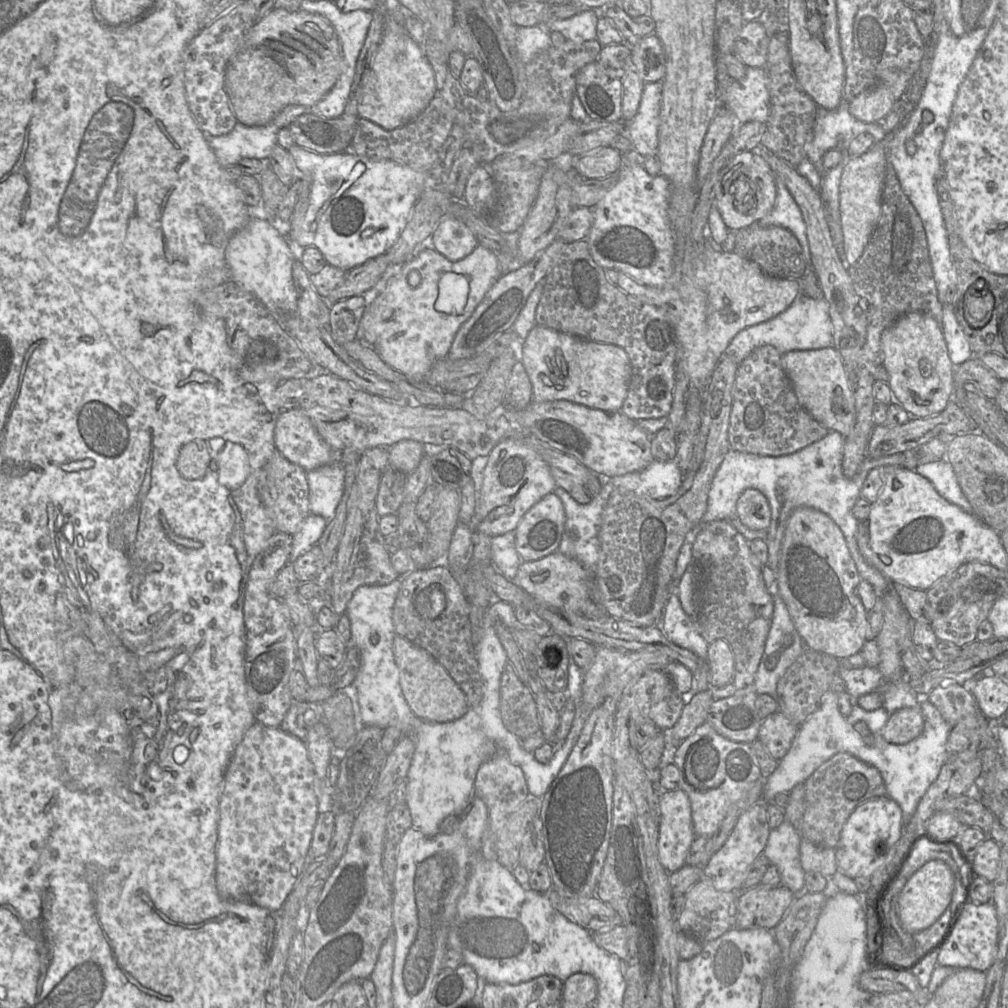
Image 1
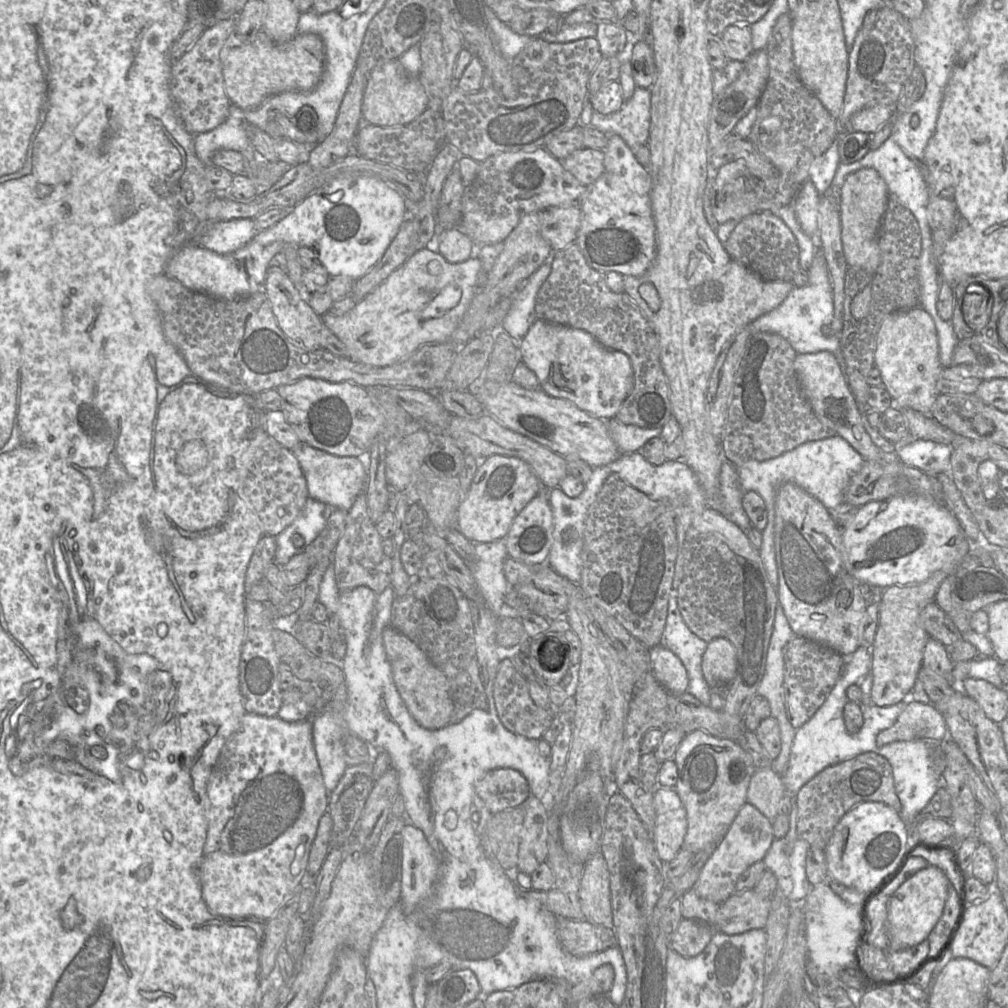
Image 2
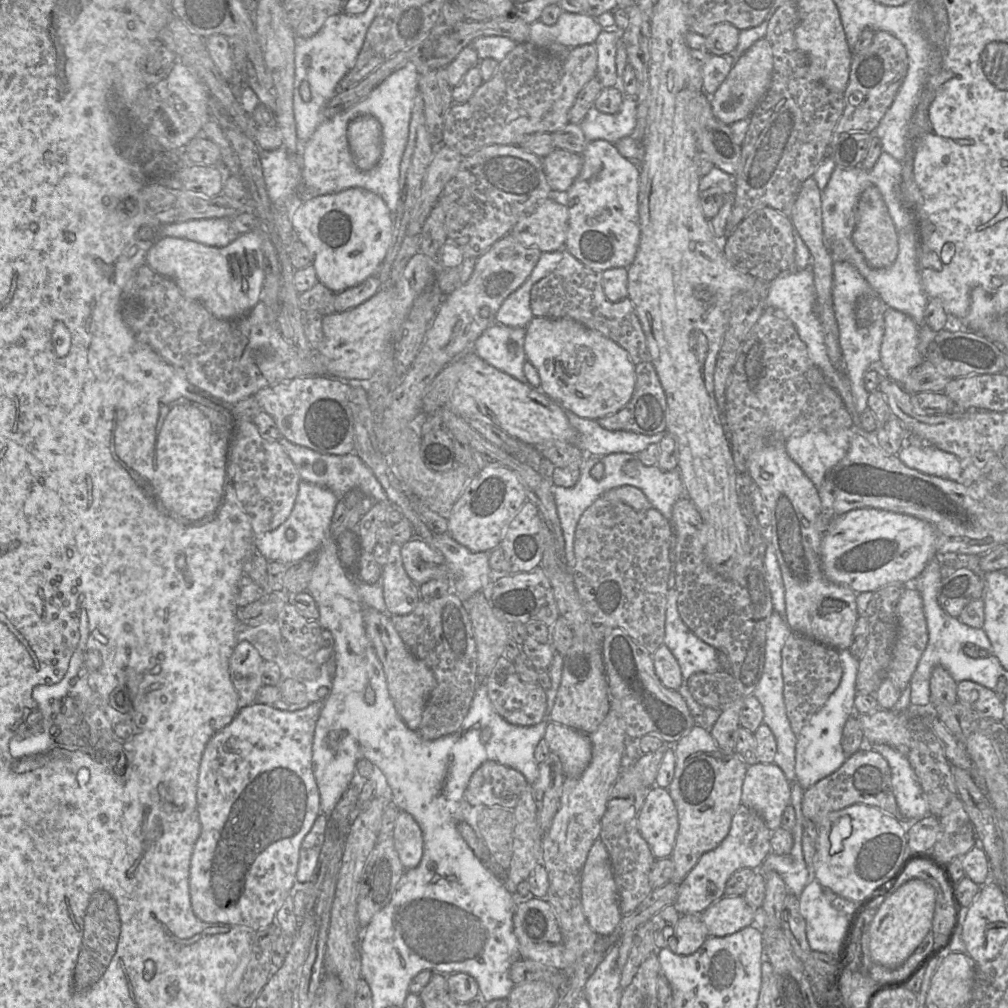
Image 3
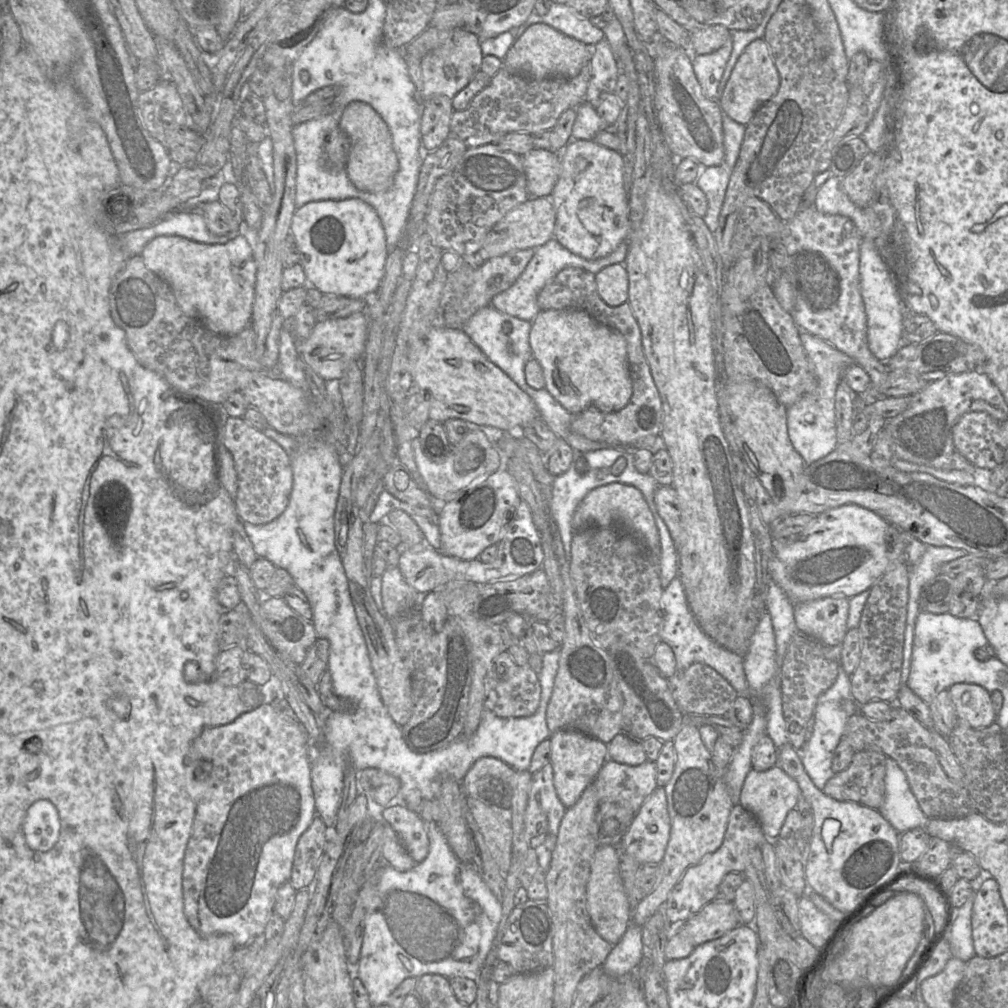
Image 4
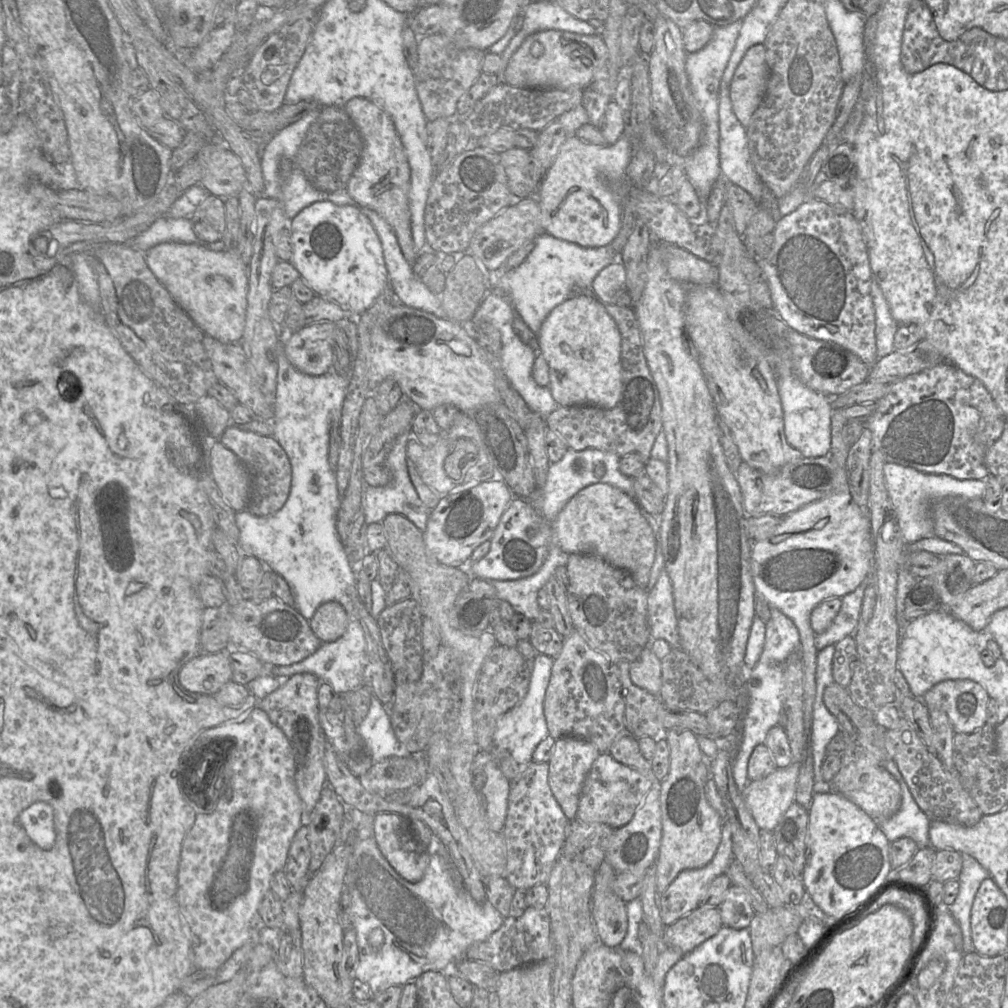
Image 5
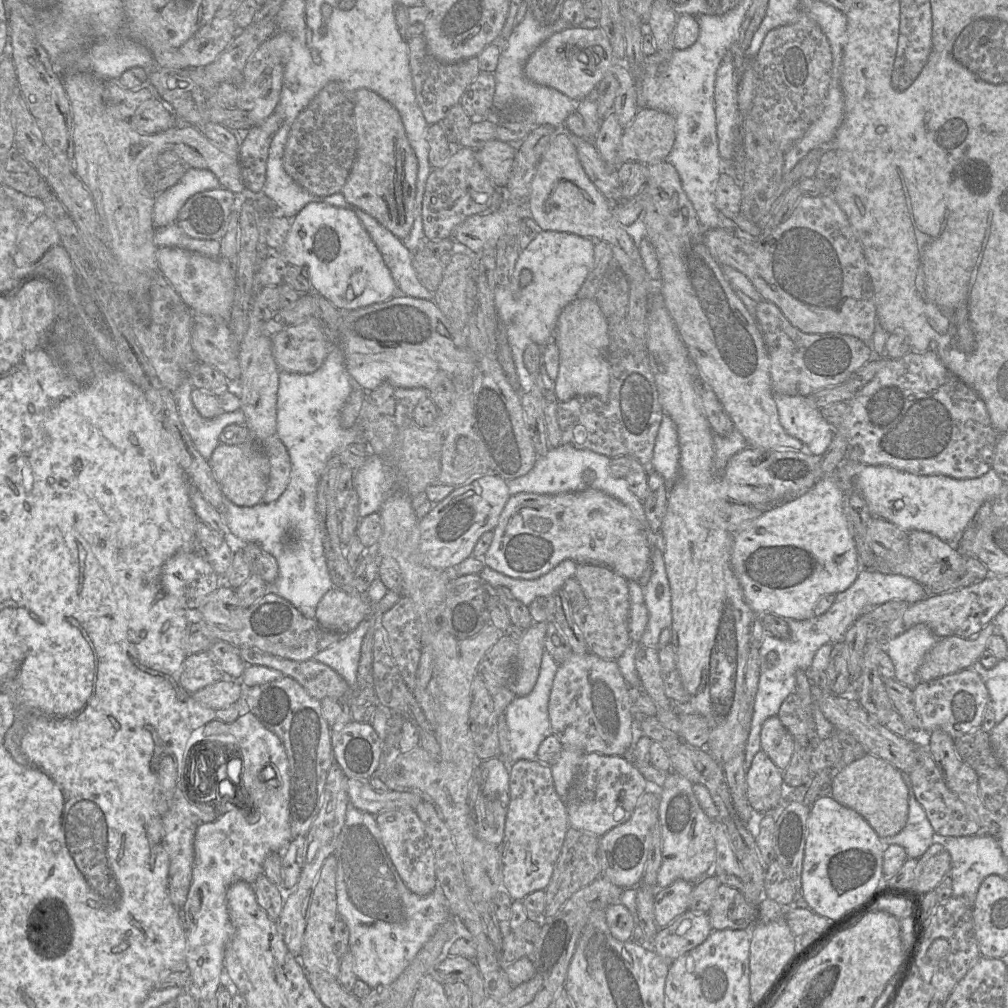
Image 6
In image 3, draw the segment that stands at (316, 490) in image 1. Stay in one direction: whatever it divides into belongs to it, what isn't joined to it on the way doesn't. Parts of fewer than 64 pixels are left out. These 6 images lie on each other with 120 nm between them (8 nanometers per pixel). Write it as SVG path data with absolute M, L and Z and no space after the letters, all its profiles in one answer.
M281 436L278 439L278 442L295 465L301 481L326 487L337 497L343 496L350 490L359 489L364 494L361 503L361 516L366 514L373 504L378 502L386 504L386 506L393 505L397 507L395 504L390 503L381 483L378 481L372 470L356 453L346 455L324 454L308 447L295 444L284 436Z

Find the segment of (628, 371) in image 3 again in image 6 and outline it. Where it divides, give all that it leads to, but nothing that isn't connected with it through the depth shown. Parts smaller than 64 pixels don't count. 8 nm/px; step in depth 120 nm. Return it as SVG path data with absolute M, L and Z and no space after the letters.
M575 298L561 311L552 340L559 350L559 371L553 392L560 402L575 396L606 397L610 386L610 368L607 360L609 321L595 299Z

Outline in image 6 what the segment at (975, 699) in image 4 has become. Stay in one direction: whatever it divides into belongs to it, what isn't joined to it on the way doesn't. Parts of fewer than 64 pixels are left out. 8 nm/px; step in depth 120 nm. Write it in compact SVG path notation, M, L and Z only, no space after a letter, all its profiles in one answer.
M972 668L920 682L912 692L922 729L928 733L935 729L941 729L953 739L981 728L986 704L990 700L985 684Z

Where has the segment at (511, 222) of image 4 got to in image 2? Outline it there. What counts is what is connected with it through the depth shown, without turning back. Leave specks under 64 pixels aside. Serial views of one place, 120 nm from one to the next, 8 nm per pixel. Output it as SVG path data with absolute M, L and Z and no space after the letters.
M579 206L549 208L543 211L541 234L553 251L559 251L575 242L581 219Z

